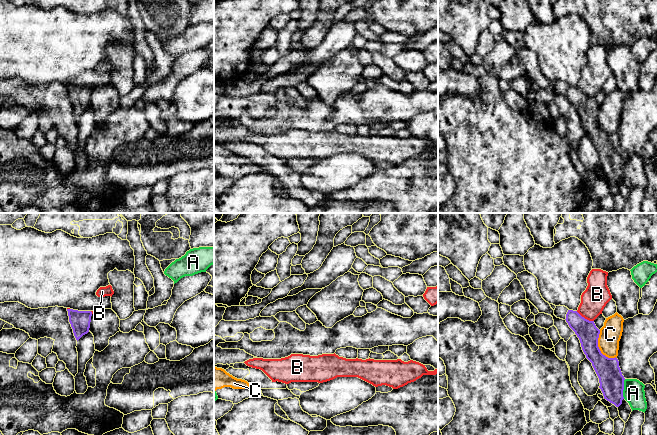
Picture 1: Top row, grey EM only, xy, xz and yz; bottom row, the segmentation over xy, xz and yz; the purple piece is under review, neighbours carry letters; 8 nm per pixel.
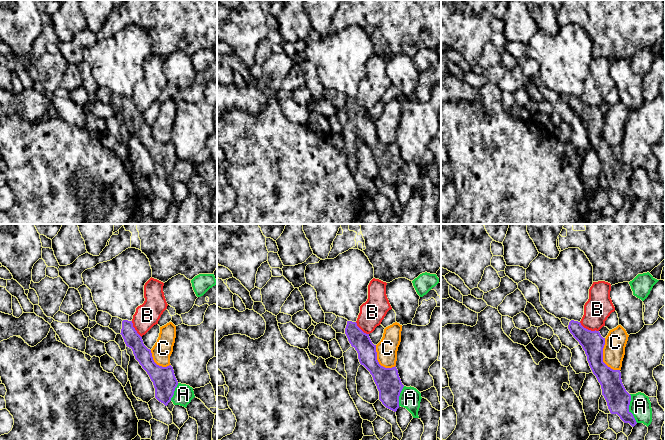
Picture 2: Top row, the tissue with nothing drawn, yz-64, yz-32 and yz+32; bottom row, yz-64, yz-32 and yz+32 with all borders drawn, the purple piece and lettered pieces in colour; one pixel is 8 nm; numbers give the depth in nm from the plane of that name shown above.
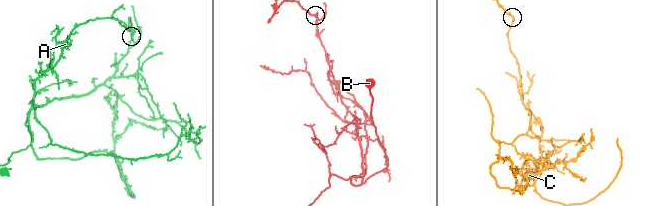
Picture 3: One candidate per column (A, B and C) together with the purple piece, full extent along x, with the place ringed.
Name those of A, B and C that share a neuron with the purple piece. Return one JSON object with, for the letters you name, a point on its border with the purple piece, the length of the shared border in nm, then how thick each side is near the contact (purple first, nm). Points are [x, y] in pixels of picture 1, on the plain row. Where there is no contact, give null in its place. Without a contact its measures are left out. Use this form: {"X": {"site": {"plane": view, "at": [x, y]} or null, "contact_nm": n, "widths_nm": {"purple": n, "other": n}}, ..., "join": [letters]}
{"join": []}

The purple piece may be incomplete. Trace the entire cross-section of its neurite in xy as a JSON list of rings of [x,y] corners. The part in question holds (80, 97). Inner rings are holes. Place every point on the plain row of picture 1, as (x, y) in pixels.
[[[67,85],[67,87],[74,112],[78,117],[83,111],[89,108],[92,88],[73,85]]]

